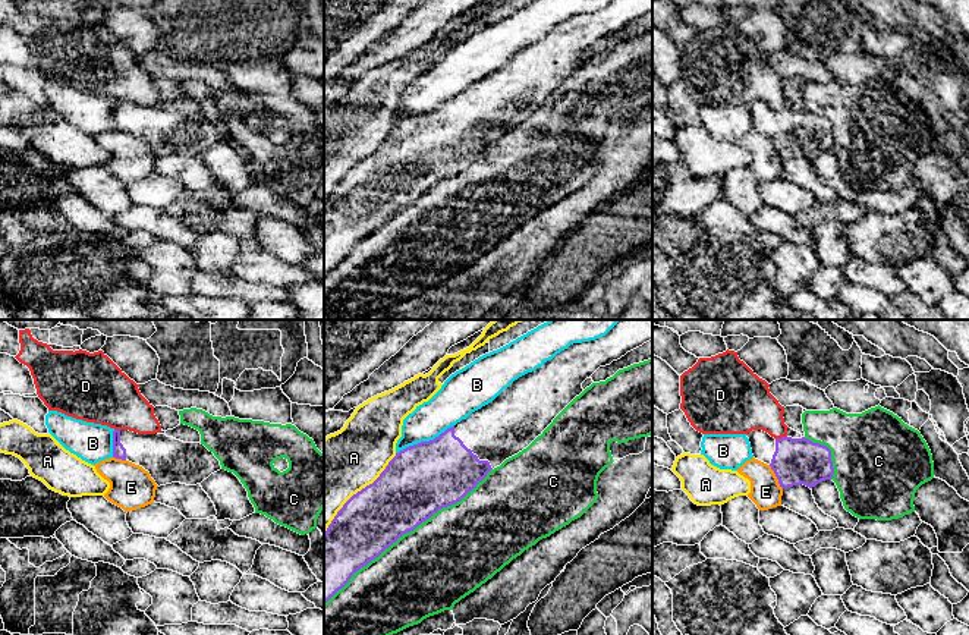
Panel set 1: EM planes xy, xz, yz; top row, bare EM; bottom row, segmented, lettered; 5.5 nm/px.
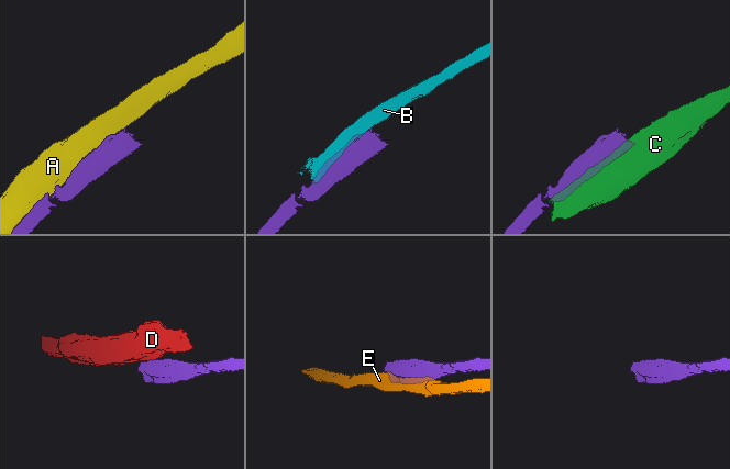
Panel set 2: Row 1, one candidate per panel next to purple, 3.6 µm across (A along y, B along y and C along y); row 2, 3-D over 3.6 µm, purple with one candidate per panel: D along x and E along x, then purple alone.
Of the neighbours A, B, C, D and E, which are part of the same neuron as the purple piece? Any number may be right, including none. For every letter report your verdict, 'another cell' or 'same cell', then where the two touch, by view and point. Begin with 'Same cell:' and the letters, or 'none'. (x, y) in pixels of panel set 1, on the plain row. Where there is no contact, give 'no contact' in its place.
Same cell: none
A: another cell; meets purple in xz at (358, 163)
B: another cell; meets purple in xz at (424, 113)
C: another cell; meets purple in xz at (408, 203)
D: another cell; meets purple in yz at (782, 109)
E: another cell; meets purple in yz at (776, 147)

